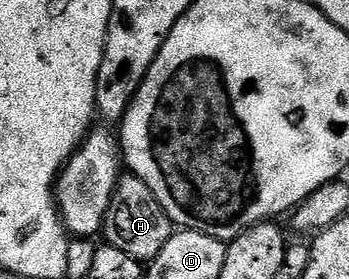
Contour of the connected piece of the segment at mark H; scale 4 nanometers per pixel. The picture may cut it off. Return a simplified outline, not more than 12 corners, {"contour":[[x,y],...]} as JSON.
{"contour":[[119,176],[105,244],[149,263],[175,231],[156,195]]}

